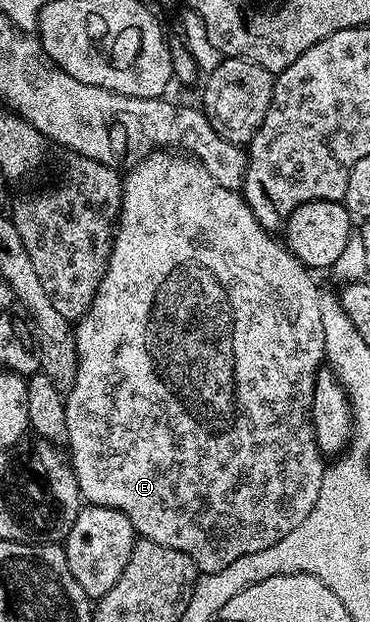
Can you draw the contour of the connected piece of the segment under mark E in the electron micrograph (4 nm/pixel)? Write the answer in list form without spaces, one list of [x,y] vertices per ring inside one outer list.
[[[157,151],[148,154],[147,157],[137,160],[136,166],[124,177],[124,190],[122,191],[122,207],[120,208],[120,219],[116,223],[116,231],[112,239],[112,253],[108,256],[108,266],[100,280],[98,291],[92,300],[90,311],[75,326],[76,331],[76,378],[72,388],[67,390],[64,398],[66,407],[66,431],[68,432],[67,448],[72,449],[70,460],[72,470],[78,479],[81,498],[89,505],[101,505],[122,511],[126,519],[134,527],[134,531],[143,540],[162,543],[162,547],[174,547],[174,551],[182,551],[194,559],[197,570],[200,573],[213,573],[222,571],[222,567],[230,567],[234,559],[242,559],[242,555],[254,555],[254,551],[262,551],[282,535],[290,535],[306,515],[314,508],[314,503],[318,503],[318,491],[322,487],[322,475],[326,468],[325,454],[320,452],[316,442],[316,432],[312,426],[312,404],[314,403],[314,389],[316,387],[316,374],[320,372],[325,364],[324,340],[322,339],[322,307],[320,299],[322,289],[316,286],[316,281],[308,266],[301,263],[298,258],[288,251],[288,246],[283,240],[277,239],[268,230],[254,219],[254,211],[244,201],[243,196],[235,189],[222,187],[206,167],[202,167],[187,155],[177,155],[172,151]]]

